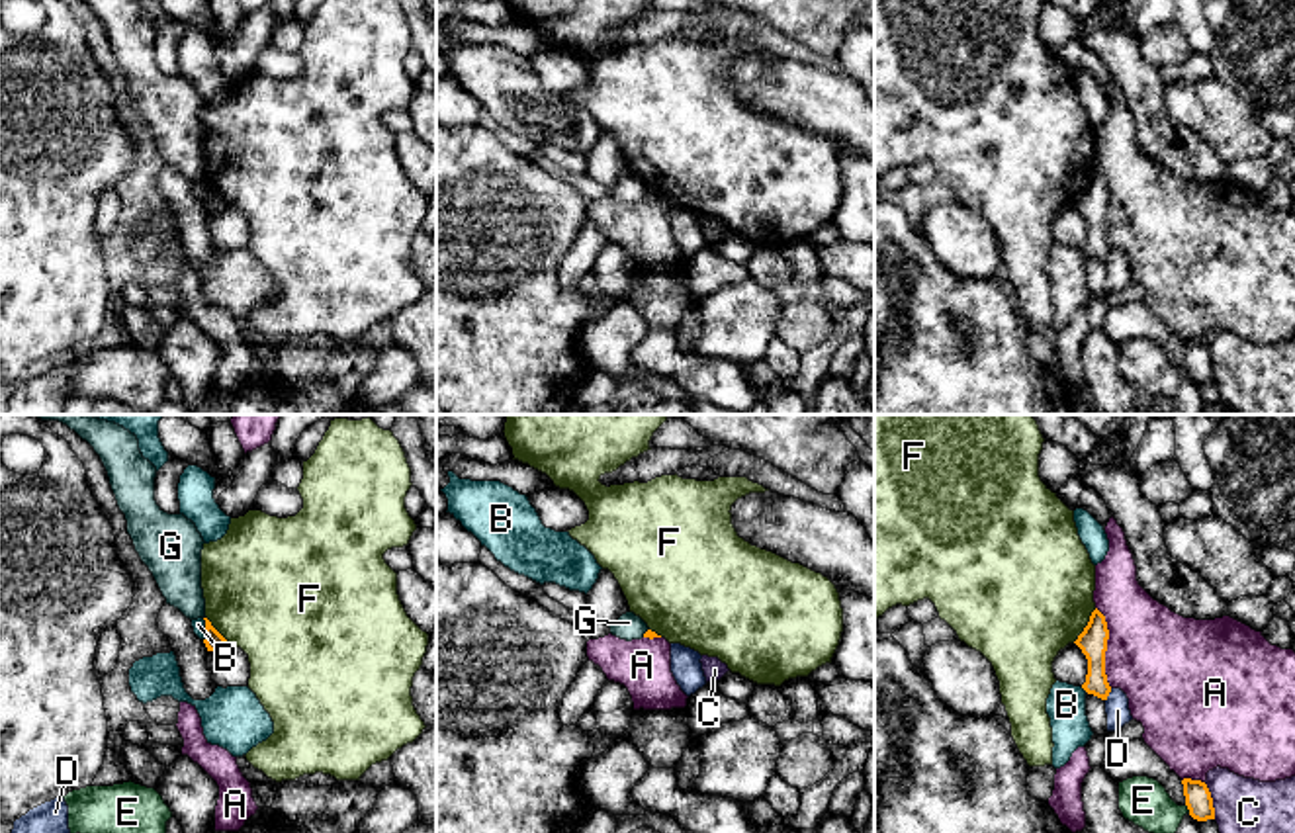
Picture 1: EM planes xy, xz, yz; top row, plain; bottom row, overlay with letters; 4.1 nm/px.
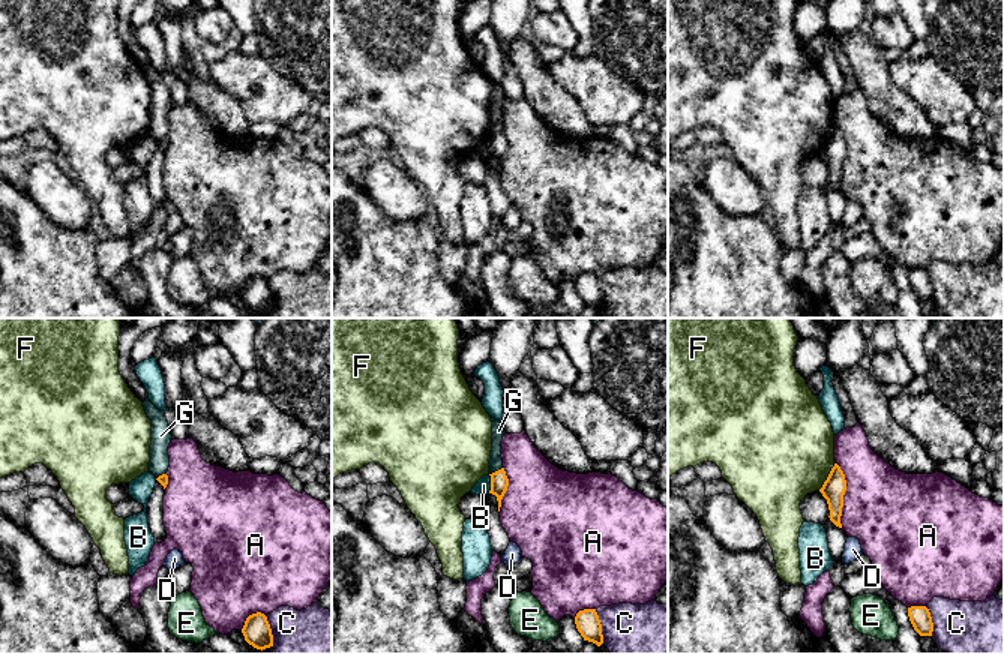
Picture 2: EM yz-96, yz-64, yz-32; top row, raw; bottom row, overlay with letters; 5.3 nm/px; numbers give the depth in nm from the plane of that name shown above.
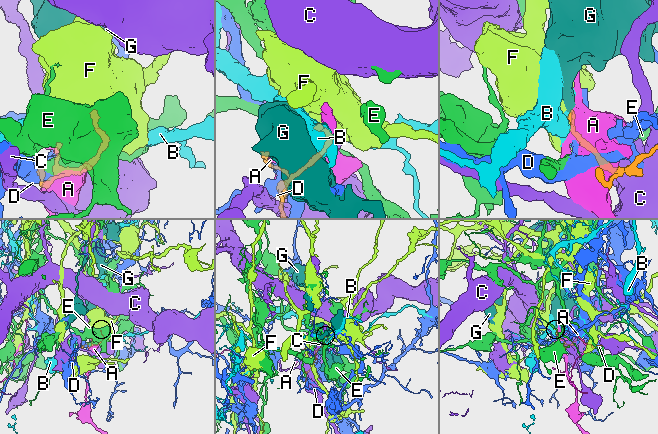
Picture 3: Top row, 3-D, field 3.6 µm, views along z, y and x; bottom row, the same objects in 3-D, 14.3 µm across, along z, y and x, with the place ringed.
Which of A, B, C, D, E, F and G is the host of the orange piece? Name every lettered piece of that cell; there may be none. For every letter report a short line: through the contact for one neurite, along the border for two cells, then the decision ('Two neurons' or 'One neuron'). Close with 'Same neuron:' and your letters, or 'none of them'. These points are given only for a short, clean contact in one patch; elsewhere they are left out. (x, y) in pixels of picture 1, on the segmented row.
A: Two neurons
B: Two neurons
C: Two neurons
D: Two neurons
E: Line: yz (1186, 804), (1190, 812). Two neurons
F: Line: yz (1096, 609), (1072, 642). Two neurons
G: Line: xz (650, 634), (646, 632), (628, 626). One neuron
Same neuron: G

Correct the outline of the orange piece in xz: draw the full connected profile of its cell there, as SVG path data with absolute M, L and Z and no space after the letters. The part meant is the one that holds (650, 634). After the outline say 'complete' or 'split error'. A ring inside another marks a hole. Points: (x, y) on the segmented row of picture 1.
M626 612L622 614L616 622L612 622L610 626L610 634L620 637L620 639L626 639L626 641L632 641L632 639L642 639L642 637L661 637L657 636L655 632L651 632L648 628L648 624L636 616L634 612Z; split error

